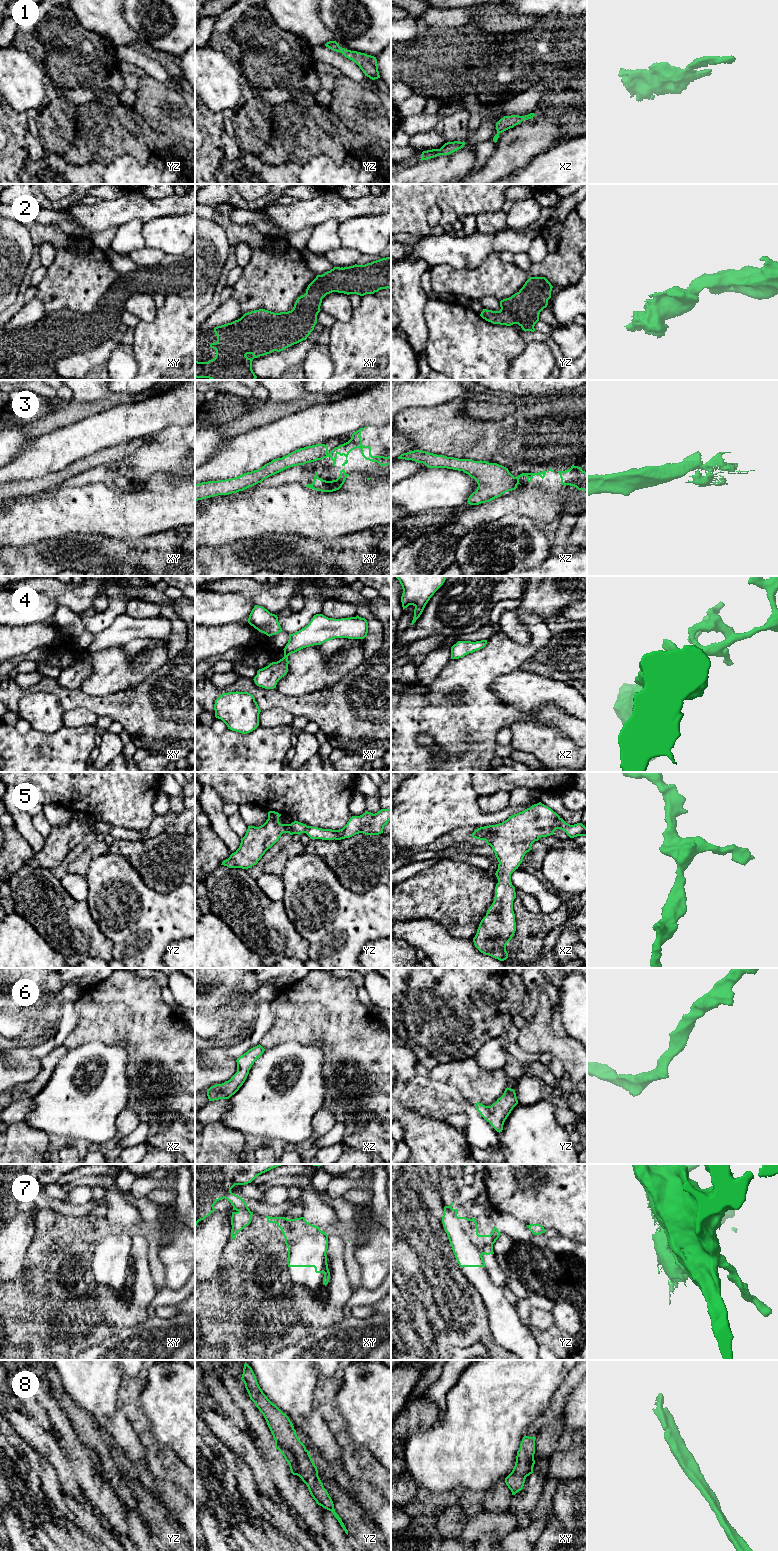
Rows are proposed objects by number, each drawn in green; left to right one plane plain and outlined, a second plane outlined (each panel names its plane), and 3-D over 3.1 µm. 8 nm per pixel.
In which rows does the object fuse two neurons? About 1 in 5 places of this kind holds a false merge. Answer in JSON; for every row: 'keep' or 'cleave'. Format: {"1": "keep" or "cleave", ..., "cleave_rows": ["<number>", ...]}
{"1": "keep", "2": "keep", "3": "cleave", "4": "keep", "5": "keep", "6": "keep", "7": "cleave", "8": "keep", "cleave_rows": ["3", "7"]}

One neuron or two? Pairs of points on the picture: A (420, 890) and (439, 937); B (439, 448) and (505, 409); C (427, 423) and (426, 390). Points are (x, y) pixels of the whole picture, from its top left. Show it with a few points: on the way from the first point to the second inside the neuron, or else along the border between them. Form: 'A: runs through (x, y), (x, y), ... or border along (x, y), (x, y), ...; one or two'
A: border along (408, 920), (433, 919), (451, 934); two
B: border along (512, 414), (506, 415), (499, 420); two
C: border along (449, 401), (427, 407), (409, 407), (404, 410); two

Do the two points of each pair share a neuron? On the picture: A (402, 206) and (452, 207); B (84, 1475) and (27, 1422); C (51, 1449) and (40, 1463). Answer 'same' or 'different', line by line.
A: same
B: different
C: different

